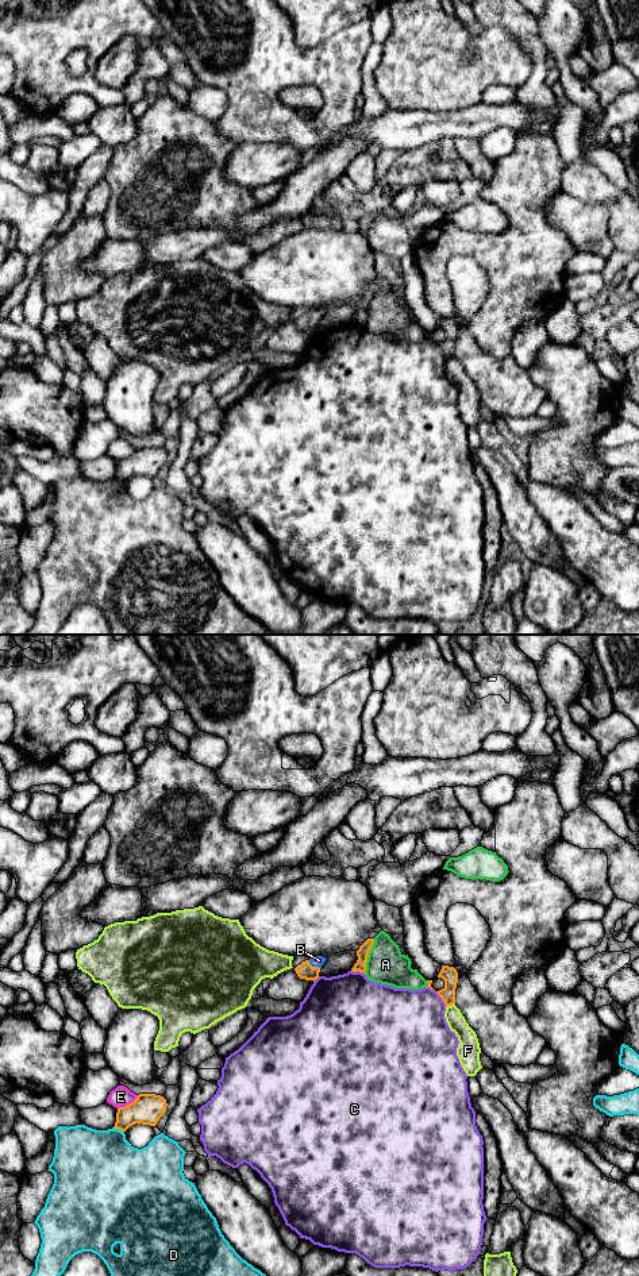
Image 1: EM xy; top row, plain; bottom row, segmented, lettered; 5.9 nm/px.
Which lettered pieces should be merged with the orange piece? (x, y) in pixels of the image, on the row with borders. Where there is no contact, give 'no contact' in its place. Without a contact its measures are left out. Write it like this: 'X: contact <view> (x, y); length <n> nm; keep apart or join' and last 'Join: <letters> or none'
A: contact xy (368, 955); length 220 nm; keep apart
B: contact xy (314, 967); length 90 nm; join
C: contact xy (438, 994); length 170 nm; keep apart
D: contact xy (119, 1129); length 70 nm; keep apart
E: contact xy (127, 1105); length 150 nm; keep apart
F: contact xy (450, 1005); length 60 nm; keep apart
Join: B

